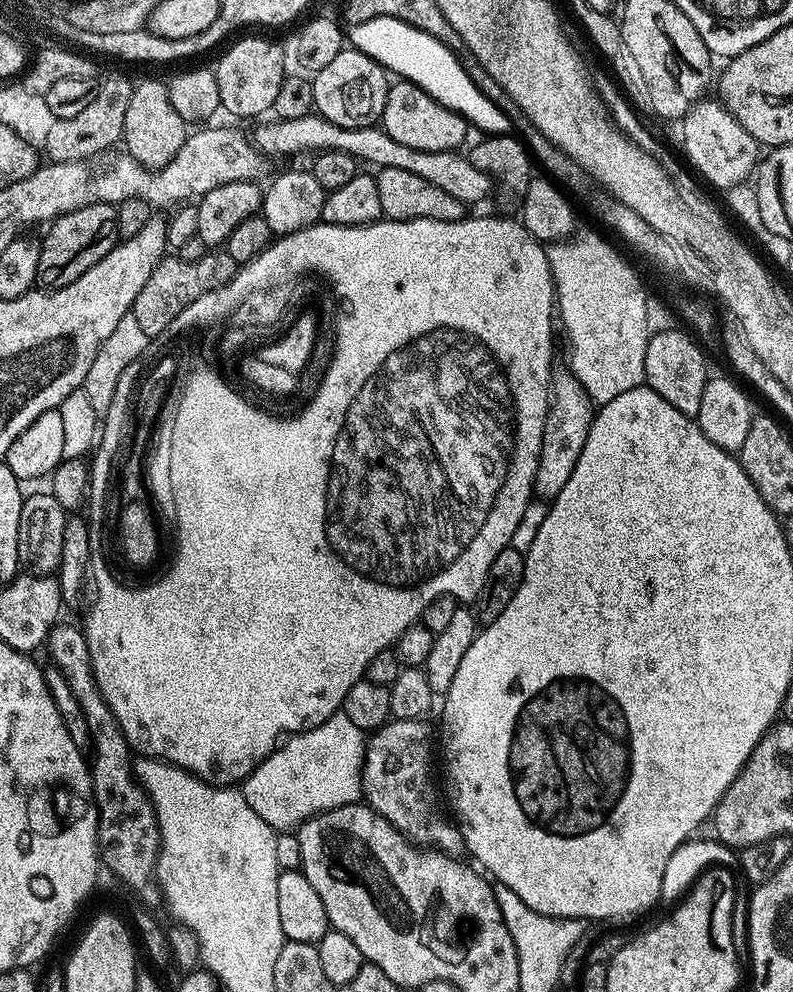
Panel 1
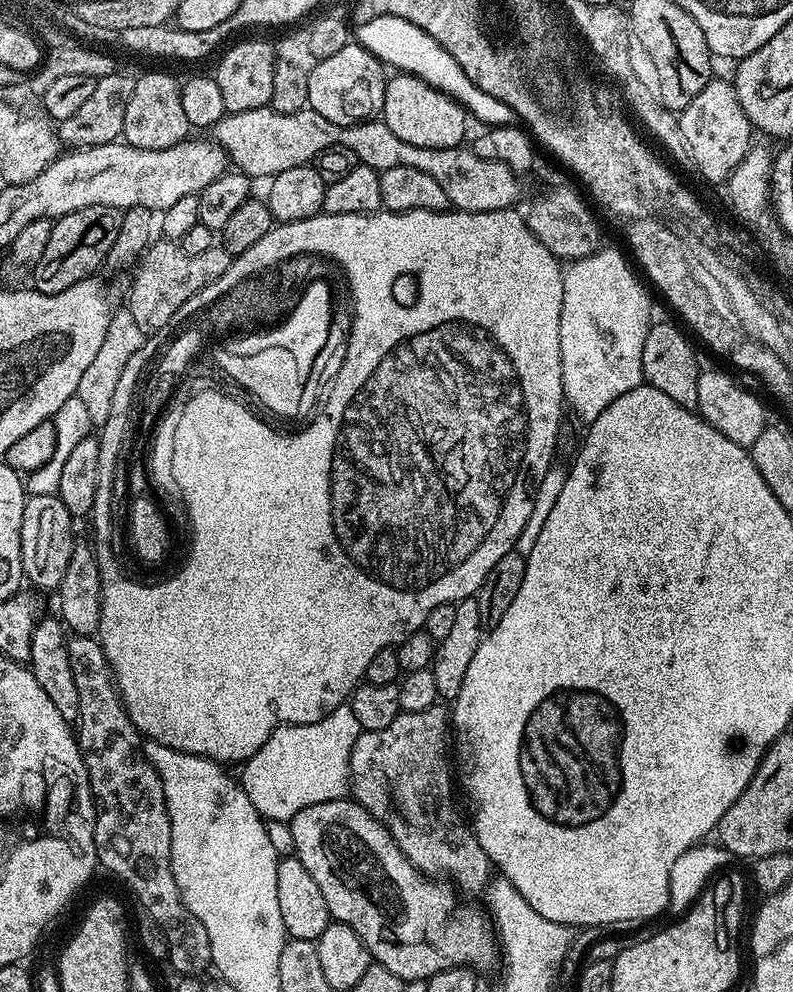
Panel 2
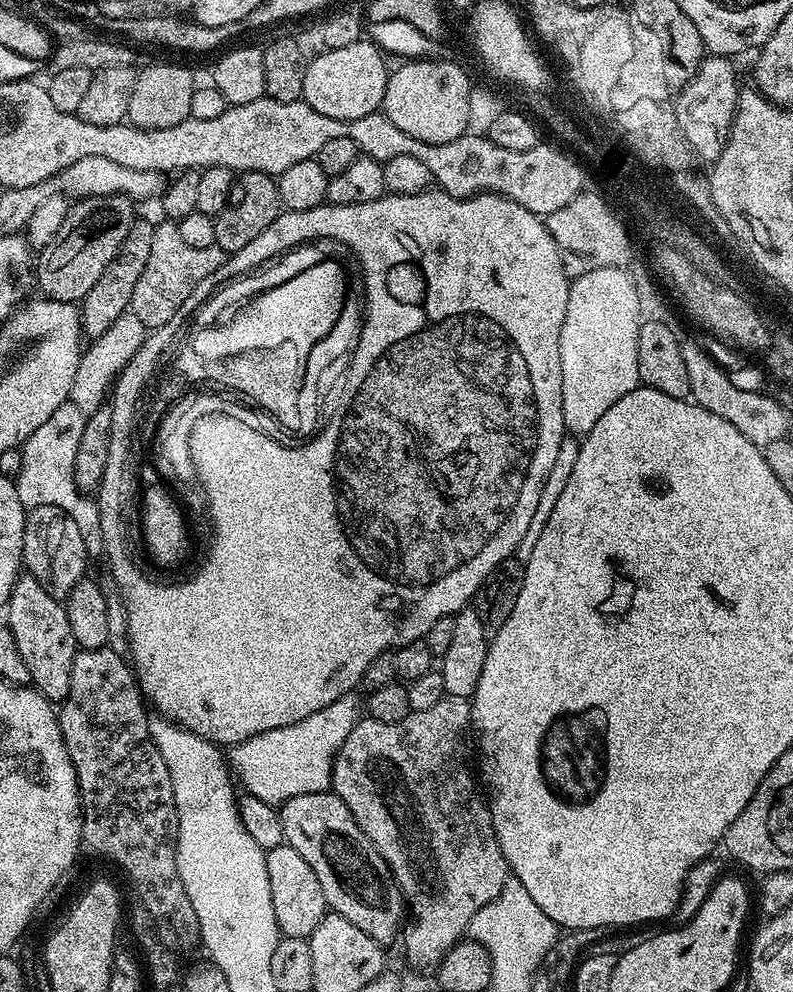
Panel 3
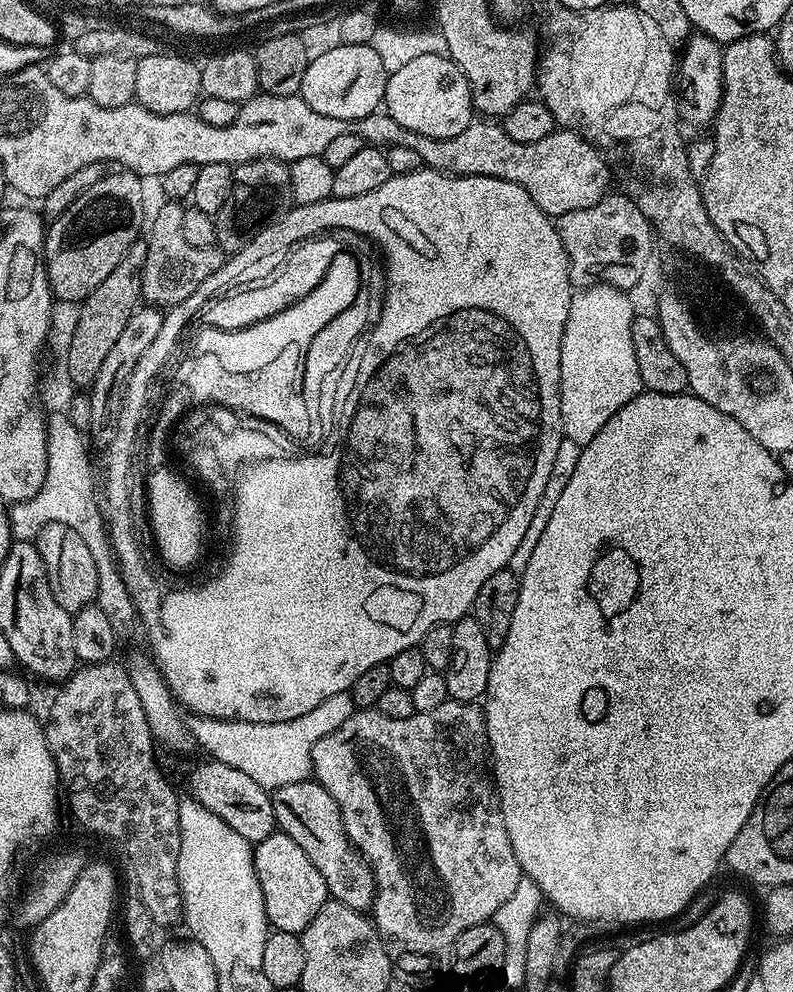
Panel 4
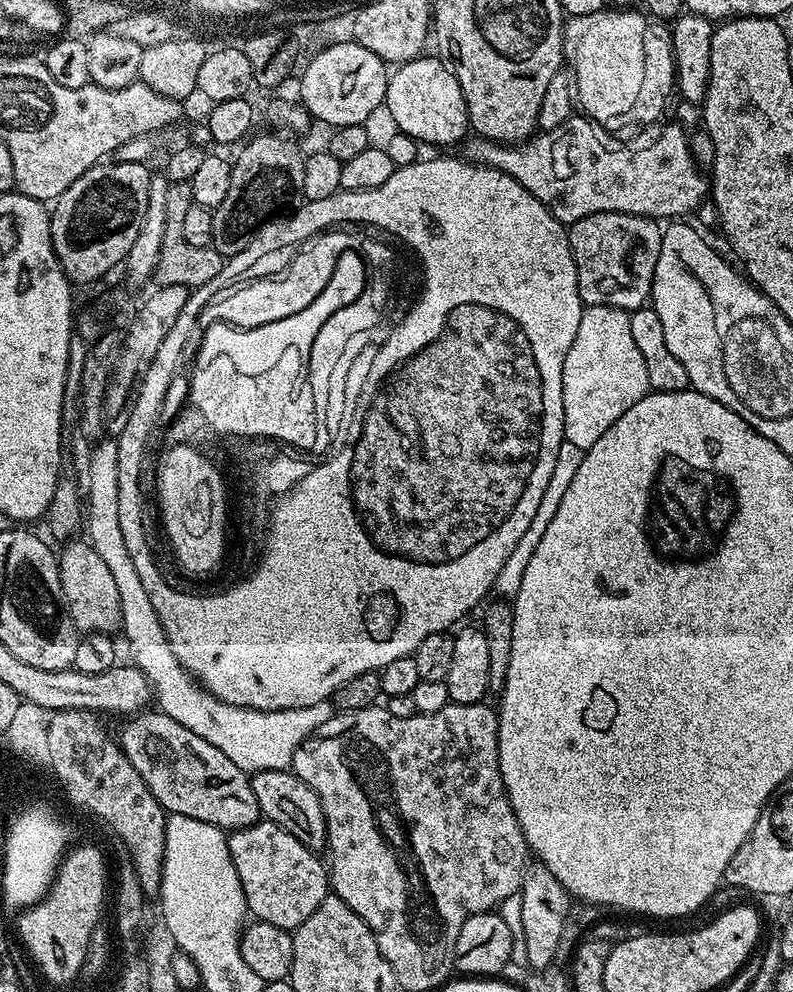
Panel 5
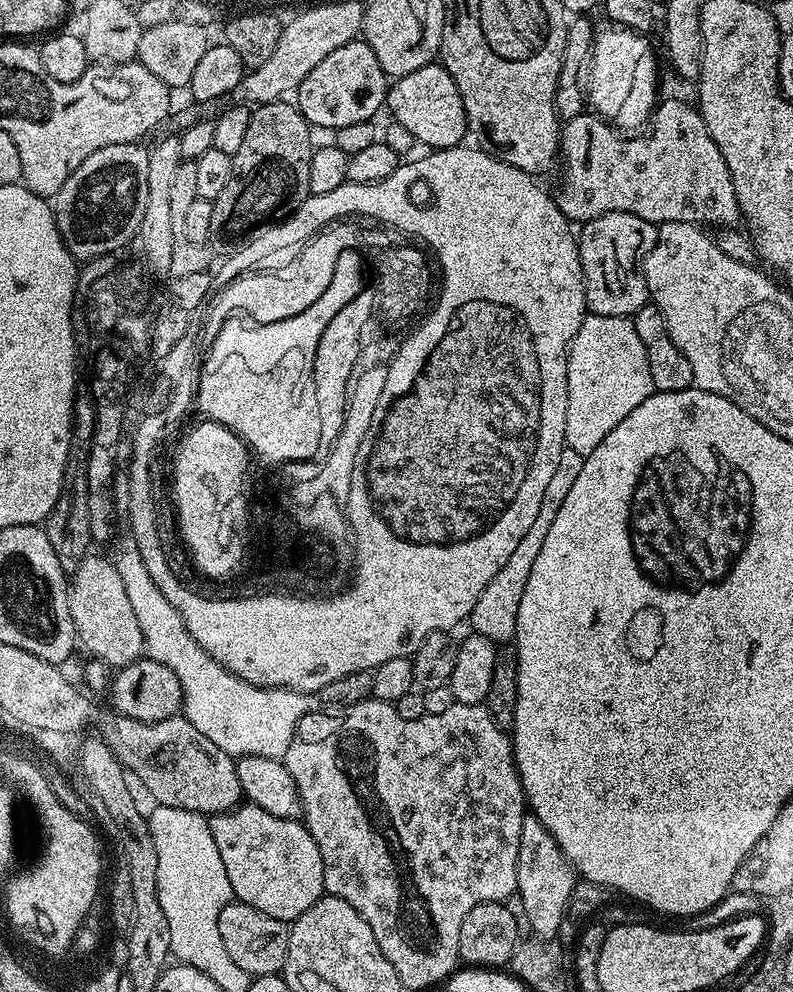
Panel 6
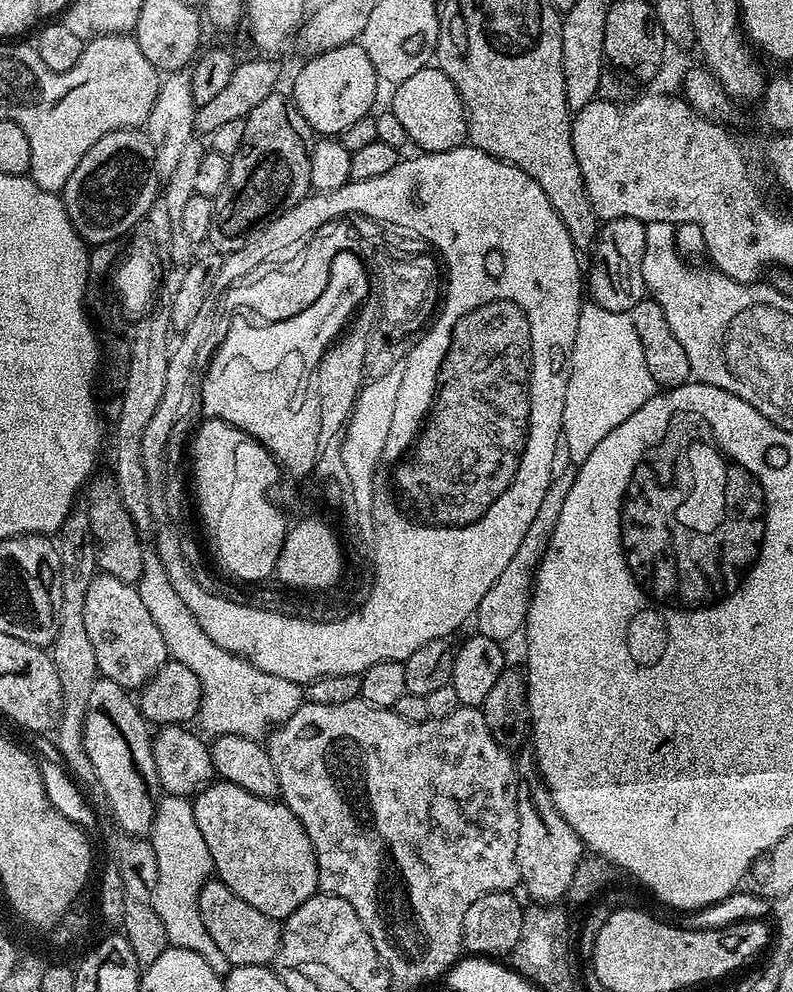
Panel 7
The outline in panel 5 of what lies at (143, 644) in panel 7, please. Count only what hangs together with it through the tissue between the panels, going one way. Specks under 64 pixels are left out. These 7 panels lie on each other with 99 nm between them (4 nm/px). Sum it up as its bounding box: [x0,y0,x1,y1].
[59,538,121,634]

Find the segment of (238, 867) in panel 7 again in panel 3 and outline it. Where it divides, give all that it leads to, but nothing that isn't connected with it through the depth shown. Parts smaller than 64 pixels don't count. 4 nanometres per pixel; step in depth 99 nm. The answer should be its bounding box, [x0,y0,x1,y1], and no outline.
[266,842,329,937]

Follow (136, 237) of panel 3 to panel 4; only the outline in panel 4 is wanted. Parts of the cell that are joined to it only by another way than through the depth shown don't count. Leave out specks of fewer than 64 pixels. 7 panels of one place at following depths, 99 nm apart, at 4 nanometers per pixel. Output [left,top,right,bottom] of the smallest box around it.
[68,238,147,389]

